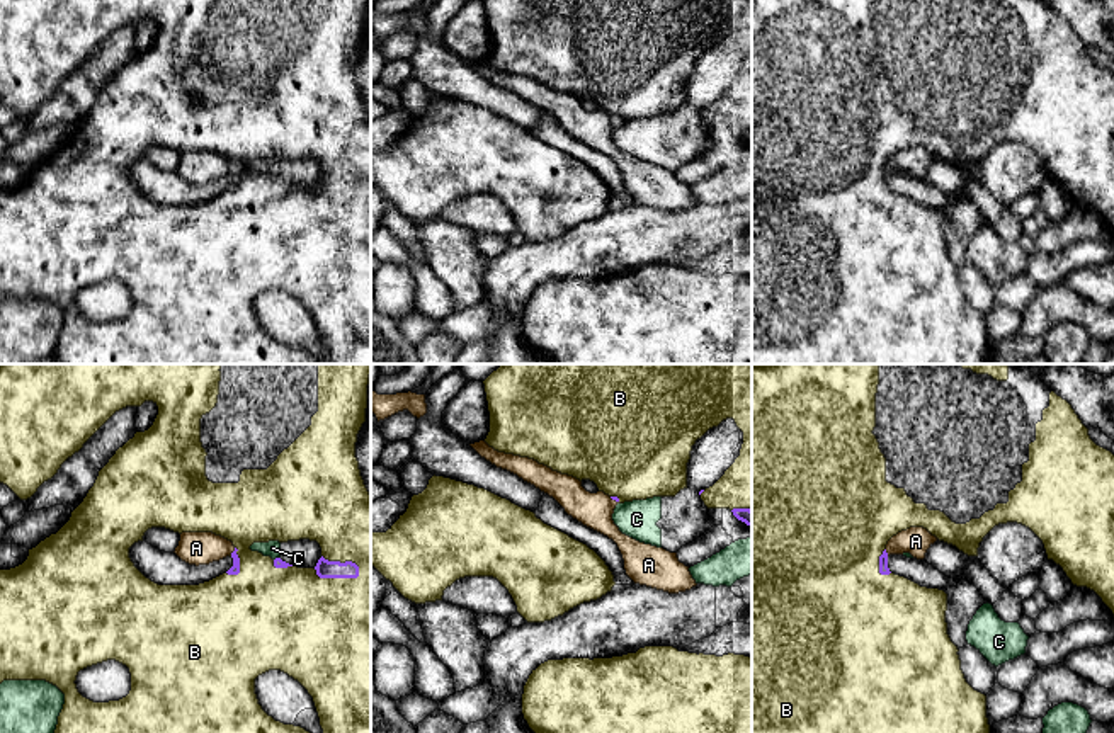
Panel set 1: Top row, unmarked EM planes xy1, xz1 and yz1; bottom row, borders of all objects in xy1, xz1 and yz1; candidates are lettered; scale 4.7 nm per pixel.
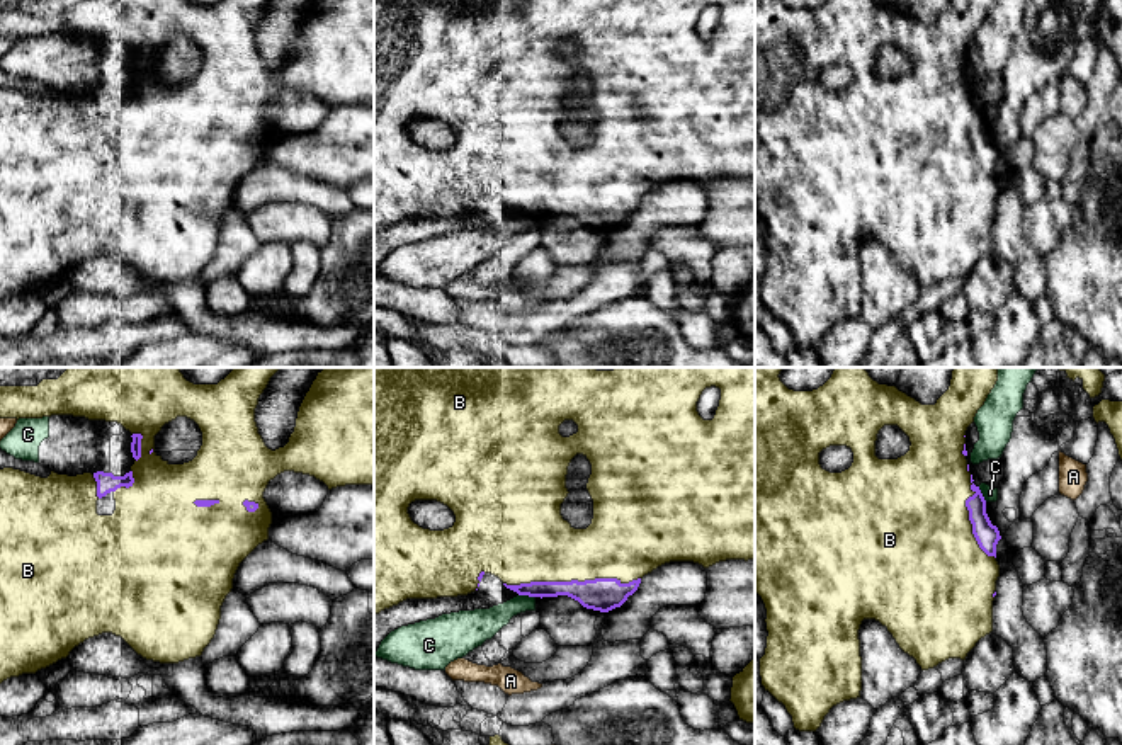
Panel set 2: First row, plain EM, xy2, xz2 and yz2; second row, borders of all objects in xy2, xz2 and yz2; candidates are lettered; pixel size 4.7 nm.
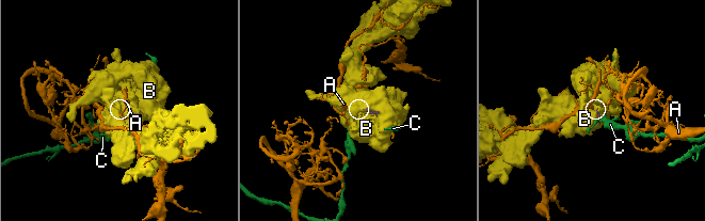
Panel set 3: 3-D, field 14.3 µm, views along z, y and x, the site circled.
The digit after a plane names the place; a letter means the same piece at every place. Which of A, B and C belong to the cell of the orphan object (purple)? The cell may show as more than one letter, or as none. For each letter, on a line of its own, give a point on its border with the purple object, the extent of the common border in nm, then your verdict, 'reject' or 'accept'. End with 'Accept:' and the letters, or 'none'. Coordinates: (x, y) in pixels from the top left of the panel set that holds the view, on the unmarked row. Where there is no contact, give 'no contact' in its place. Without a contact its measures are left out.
A: contact xy1 (233, 170); length 50 nm; reject
B: contact xz2 (572, 199); length 650 nm; accept
C: contact xz2 (527, 213); length 80 nm; reject
Accept: B

